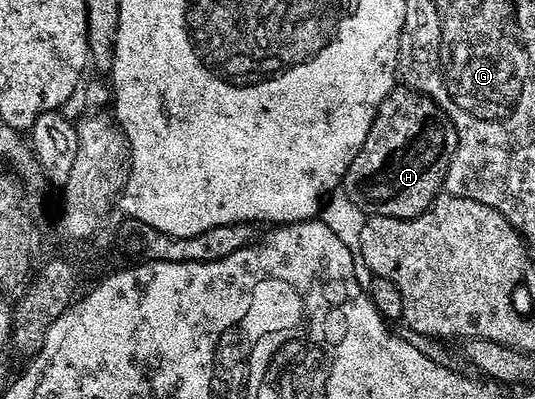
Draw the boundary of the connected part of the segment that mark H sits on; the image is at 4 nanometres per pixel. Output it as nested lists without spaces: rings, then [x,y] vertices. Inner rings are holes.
[[[394,87],[381,103],[377,117],[373,119],[371,130],[363,146],[355,154],[351,166],[345,172],[343,192],[370,216],[390,216],[391,218],[415,218],[433,205],[442,195],[449,160],[457,148],[457,131],[451,118],[431,97],[413,88]]]

